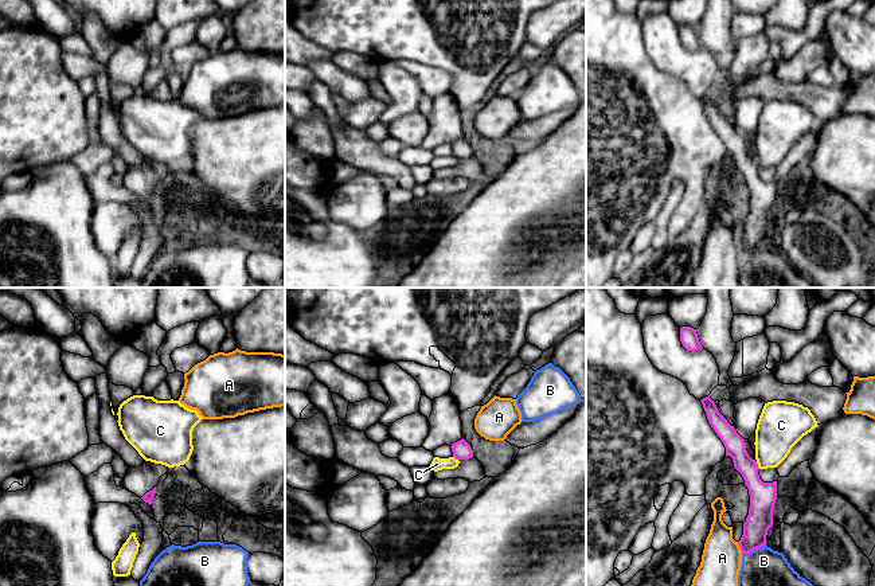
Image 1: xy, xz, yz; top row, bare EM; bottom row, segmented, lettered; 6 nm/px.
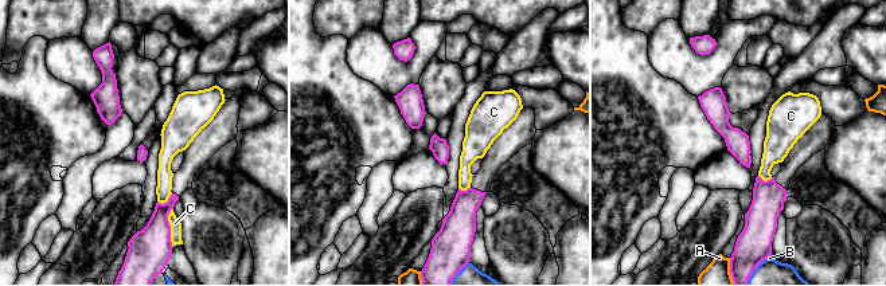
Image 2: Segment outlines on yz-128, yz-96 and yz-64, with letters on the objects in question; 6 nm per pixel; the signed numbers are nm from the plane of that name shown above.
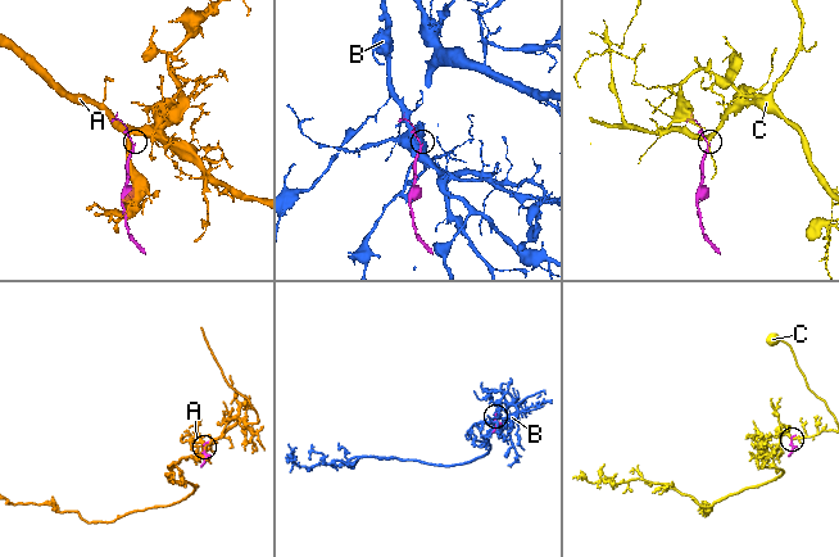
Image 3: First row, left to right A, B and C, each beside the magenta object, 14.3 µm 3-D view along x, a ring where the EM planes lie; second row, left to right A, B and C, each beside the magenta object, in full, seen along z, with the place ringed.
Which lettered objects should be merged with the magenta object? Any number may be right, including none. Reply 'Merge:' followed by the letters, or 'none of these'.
Merge: none of these

